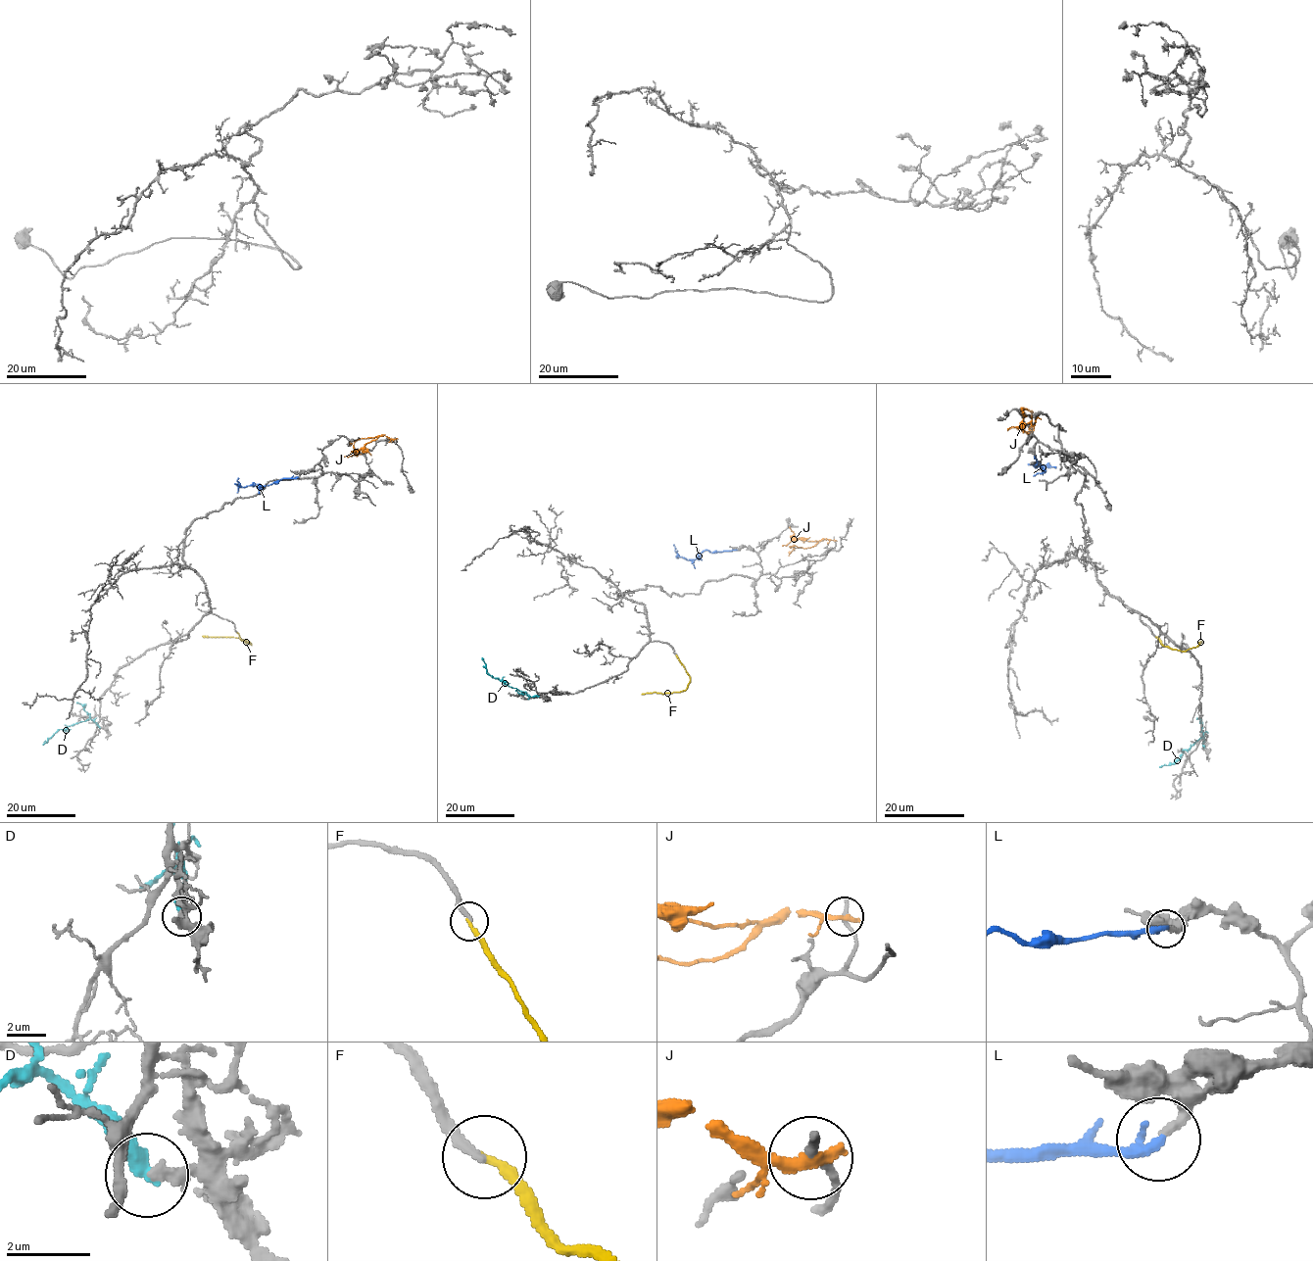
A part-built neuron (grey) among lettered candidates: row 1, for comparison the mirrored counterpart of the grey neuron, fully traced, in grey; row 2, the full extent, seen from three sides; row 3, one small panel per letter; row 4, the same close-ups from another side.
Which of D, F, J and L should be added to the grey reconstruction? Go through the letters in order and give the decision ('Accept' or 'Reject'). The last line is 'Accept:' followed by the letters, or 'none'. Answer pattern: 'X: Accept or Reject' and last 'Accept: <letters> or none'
D: Reject
F: Accept
J: Reject
L: Accept
Accept: F, L

